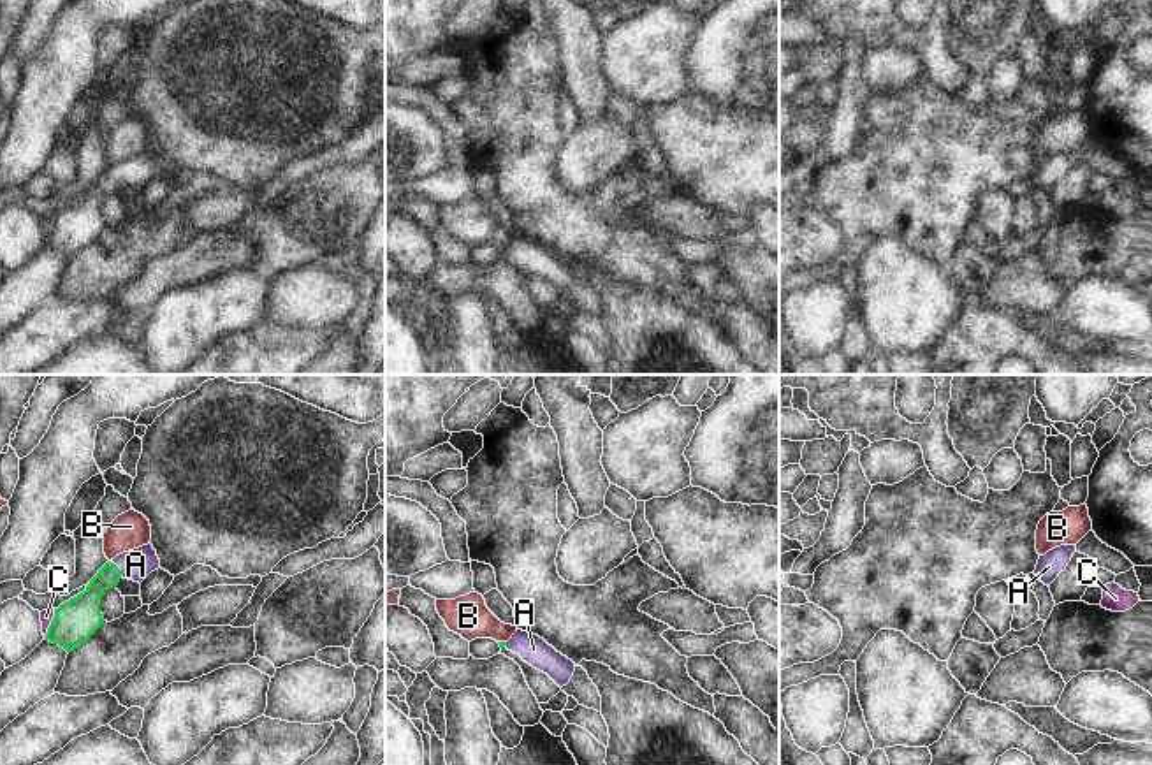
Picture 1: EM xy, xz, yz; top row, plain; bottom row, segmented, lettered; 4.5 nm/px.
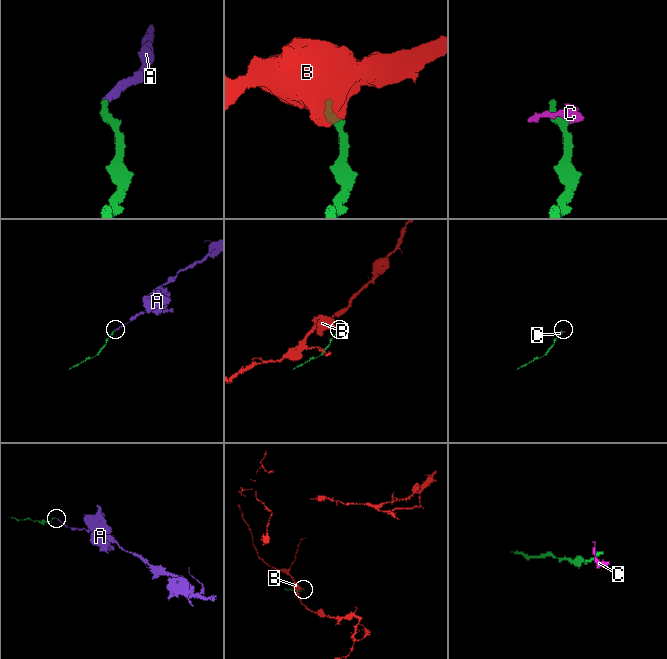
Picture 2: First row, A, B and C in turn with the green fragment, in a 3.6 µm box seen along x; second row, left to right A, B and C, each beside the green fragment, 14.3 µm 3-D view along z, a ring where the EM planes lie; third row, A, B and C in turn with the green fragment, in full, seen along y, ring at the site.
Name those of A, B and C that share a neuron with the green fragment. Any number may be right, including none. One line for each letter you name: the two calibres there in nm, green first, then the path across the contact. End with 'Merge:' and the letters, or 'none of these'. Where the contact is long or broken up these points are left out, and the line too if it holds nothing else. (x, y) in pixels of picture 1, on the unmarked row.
A: calibres 160 and 150 nm; way xy (83, 217), (94, 197), (118, 174), (136, 171)
Merge: A

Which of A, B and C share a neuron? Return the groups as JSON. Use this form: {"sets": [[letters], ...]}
{"sets": [["A"], ["B"], ["C"]]}

